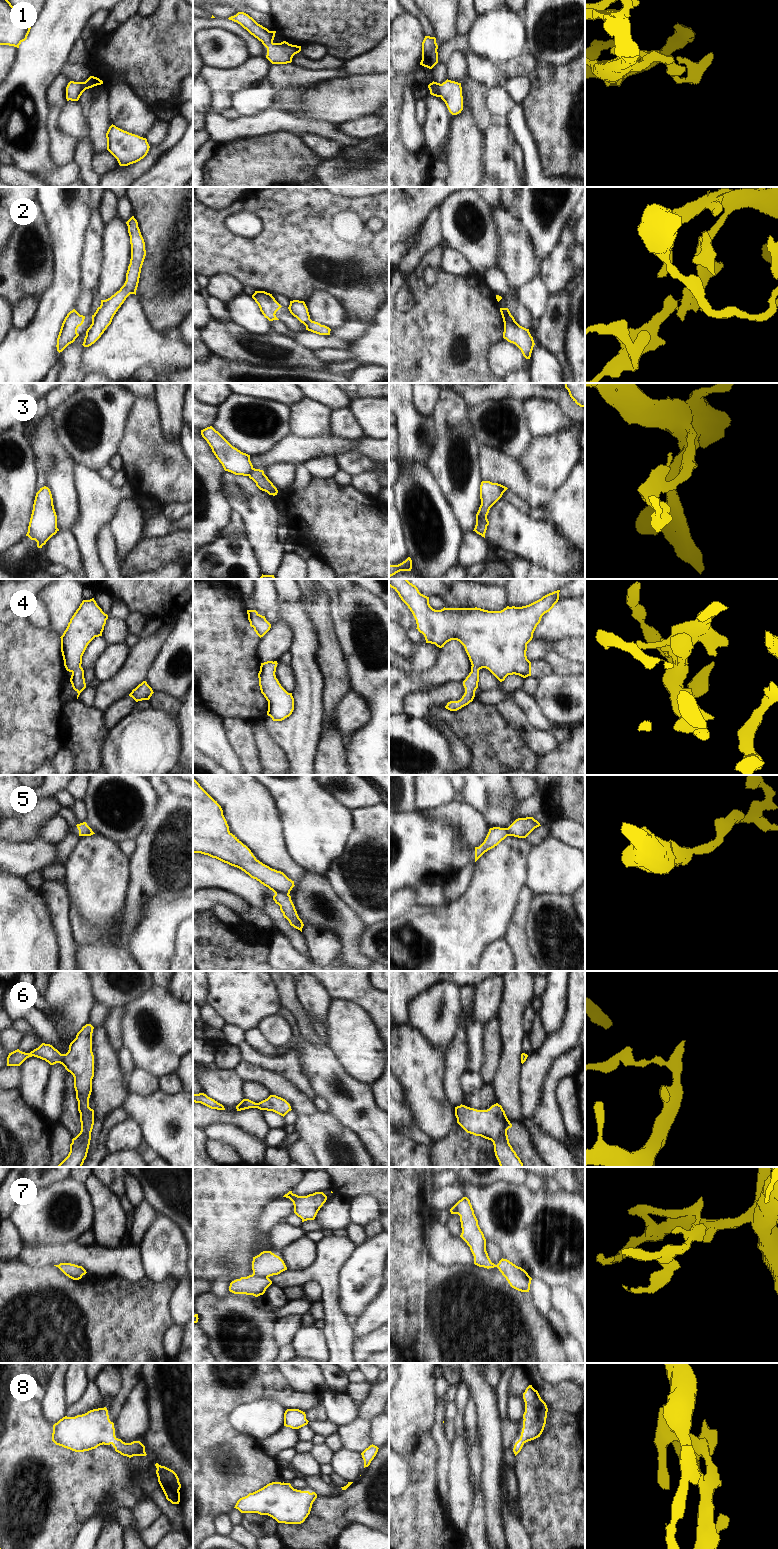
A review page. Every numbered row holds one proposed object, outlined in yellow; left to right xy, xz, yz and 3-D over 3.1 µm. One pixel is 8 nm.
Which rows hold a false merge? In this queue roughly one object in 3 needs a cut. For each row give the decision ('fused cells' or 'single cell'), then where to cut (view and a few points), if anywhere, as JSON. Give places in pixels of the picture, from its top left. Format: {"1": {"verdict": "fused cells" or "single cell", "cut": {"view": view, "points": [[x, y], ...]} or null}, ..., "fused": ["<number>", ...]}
{"1": {"verdict": "single cell", "cut": null}, "2": {"verdict": "fused cells", "cut": {"view": "xy", "points": [[94, 315], [92, 321]]}}, "3": {"verdict": "fused cells", "cut": {"view": "yz", "points": [[486, 515], [482, 515], [476, 523]]}}, "4": {"verdict": "single cell", "cut": null}, "5": {"verdict": "fused cells", "cut": {"view": "xz", "points": [[275, 893], [285, 893], [288, 895]]}}, "6": {"verdict": "single cell", "cut": null}, "7": {"verdict": "fused cells", "cut": {"view": "xz", "points": [[253, 1273], [267, 1278]]}}, "8": {"verdict": "single cell", "cut": null}, "fused": ["2", "3", "5", "7"]}

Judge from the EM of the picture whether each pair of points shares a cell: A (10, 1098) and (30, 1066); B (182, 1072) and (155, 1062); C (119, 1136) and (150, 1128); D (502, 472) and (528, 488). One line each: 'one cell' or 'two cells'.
A: two cells
B: two cells
C: two cells
D: one cell

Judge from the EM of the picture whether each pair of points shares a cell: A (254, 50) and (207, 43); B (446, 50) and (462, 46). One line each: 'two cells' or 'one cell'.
A: two cells
B: one cell

